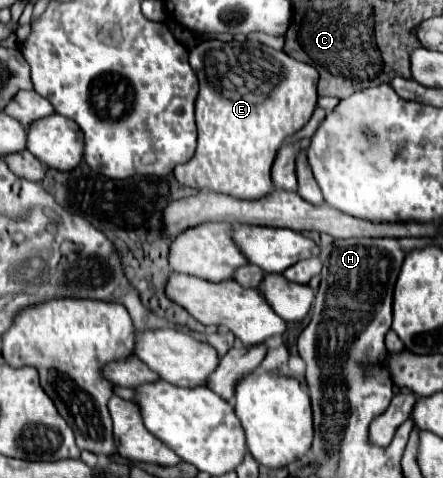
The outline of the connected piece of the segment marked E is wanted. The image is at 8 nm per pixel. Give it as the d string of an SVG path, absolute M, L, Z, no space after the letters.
M208 39L208 41L202 41L200 45L196 45L192 51L190 51L190 65L192 69L196 71L198 75L198 81L200 81L200 93L198 93L198 99L196 99L196 127L198 127L198 147L196 147L196 153L194 157L188 161L188 163L182 163L182 165L176 165L174 167L174 175L176 179L182 183L182 185L188 185L188 187L196 187L196 189L204 189L204 191L218 191L218 193L224 193L224 195L232 195L232 197L238 197L238 199L260 199L264 195L268 195L274 187L272 187L272 181L270 181L270 167L272 167L272 161L276 157L276 151L278 147L282 145L282 139L288 137L288 135L294 135L296 131L300 131L314 107L316 107L316 83L318 83L318 71L308 65L308 63L302 63L302 61L294 61L292 57L288 57L286 53L282 51L276 51L272 47L266 47L266 45L258 45L258 47L250 47L242 41L230 41L230 43L224 43L224 41L218 41L218 39Z

